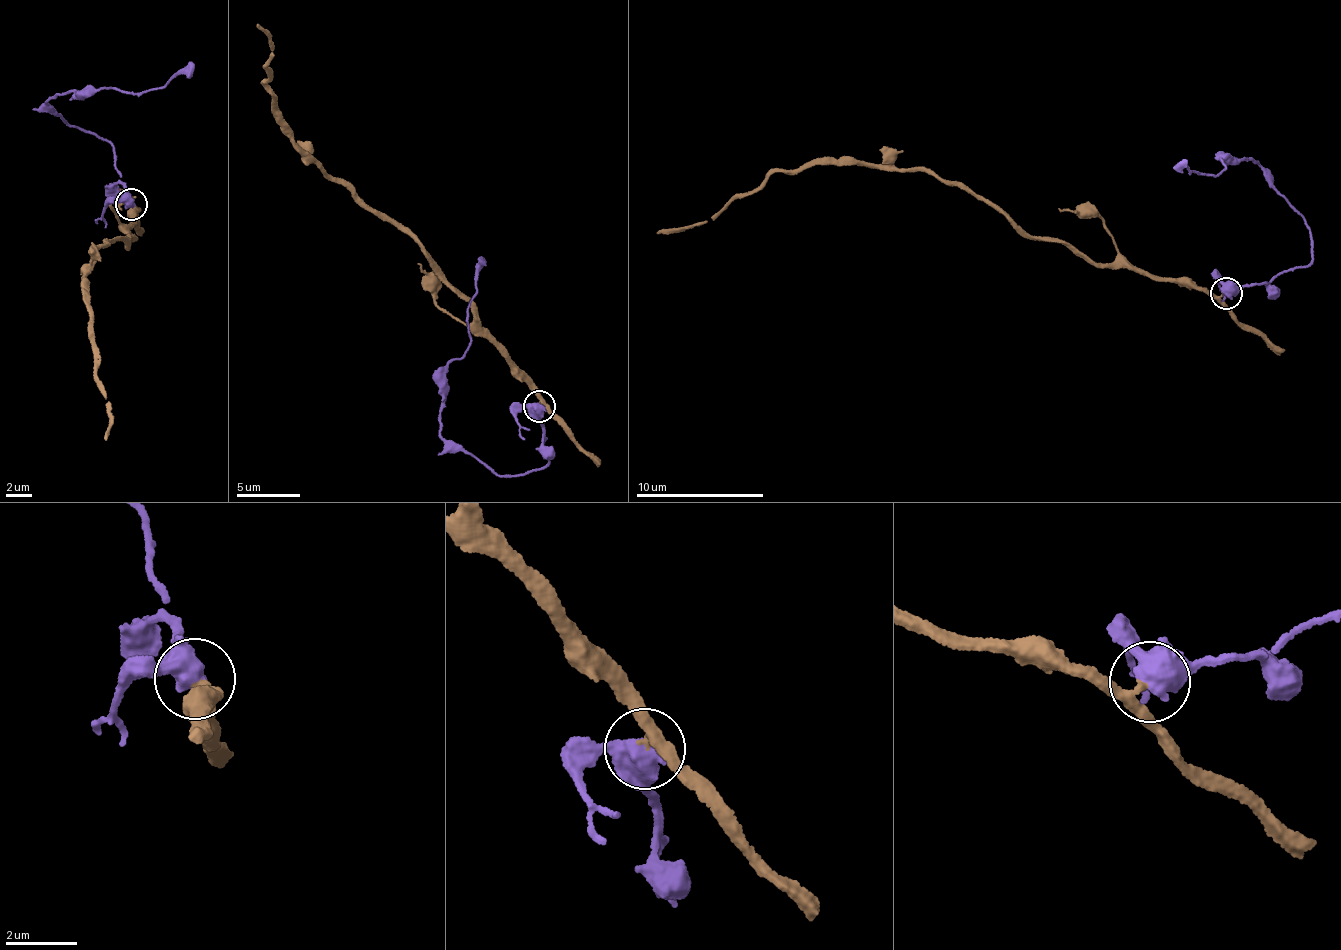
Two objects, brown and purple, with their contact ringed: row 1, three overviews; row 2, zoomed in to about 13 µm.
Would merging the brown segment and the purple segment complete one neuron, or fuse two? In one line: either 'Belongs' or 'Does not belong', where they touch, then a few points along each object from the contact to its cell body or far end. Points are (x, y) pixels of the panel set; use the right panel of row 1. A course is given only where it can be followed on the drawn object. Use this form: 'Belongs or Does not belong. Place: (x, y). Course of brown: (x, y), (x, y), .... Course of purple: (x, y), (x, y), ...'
Belongs. Place: (1226, 293). Course of brown: (1226, 292), (1098, 268), (929, 173), (864, 164), (781, 171), (712, 218), (657, 232). Course of purple: (1226, 292), (1309, 266), (1311, 237), (1260, 168), (1223, 160), (1222, 170), (1203, 176), (1179, 162)

